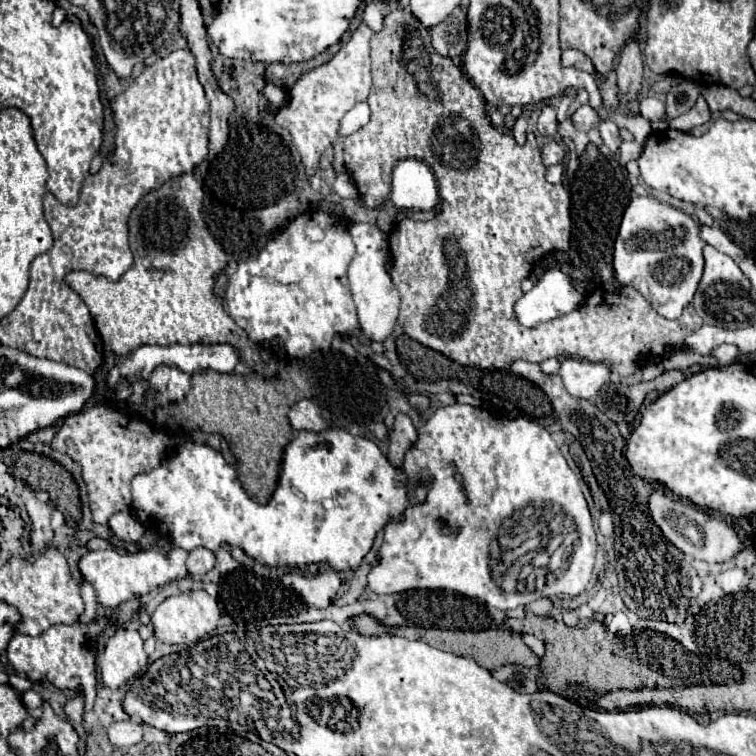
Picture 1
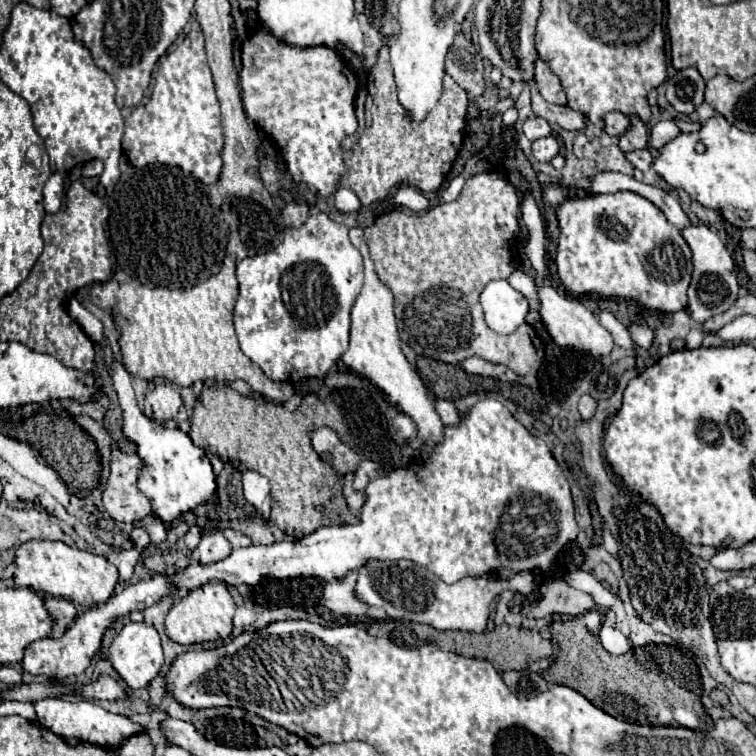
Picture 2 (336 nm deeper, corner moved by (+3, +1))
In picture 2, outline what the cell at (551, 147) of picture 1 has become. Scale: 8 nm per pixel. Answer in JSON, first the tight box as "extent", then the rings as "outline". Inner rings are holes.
{"extent":[532,136,558,162],"outline":[[[548,136],[548,138],[540,138],[536,142],[532,142],[532,154],[536,160],[540,162],[550,162],[556,154],[558,154],[558,142],[554,136]]]}

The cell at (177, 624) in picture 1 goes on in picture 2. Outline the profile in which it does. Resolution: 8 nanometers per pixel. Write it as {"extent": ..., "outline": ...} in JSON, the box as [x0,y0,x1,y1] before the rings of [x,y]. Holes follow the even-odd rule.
{"extent":[164,584,236,644],"outline":[[[206,584],[204,588],[196,588],[196,592],[188,592],[172,604],[164,622],[166,636],[178,644],[226,640],[232,632],[234,608],[236,604],[224,584]]]}

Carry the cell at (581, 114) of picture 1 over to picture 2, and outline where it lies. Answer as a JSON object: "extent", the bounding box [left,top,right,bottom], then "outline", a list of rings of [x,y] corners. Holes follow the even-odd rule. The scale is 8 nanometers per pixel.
{"extent":[604,112,628,136],"outline":[[[608,112],[606,116],[604,116],[604,132],[608,132],[610,136],[620,136],[620,134],[624,134],[624,130],[628,128],[628,118],[626,118],[626,114],[622,114],[622,112]]]}

